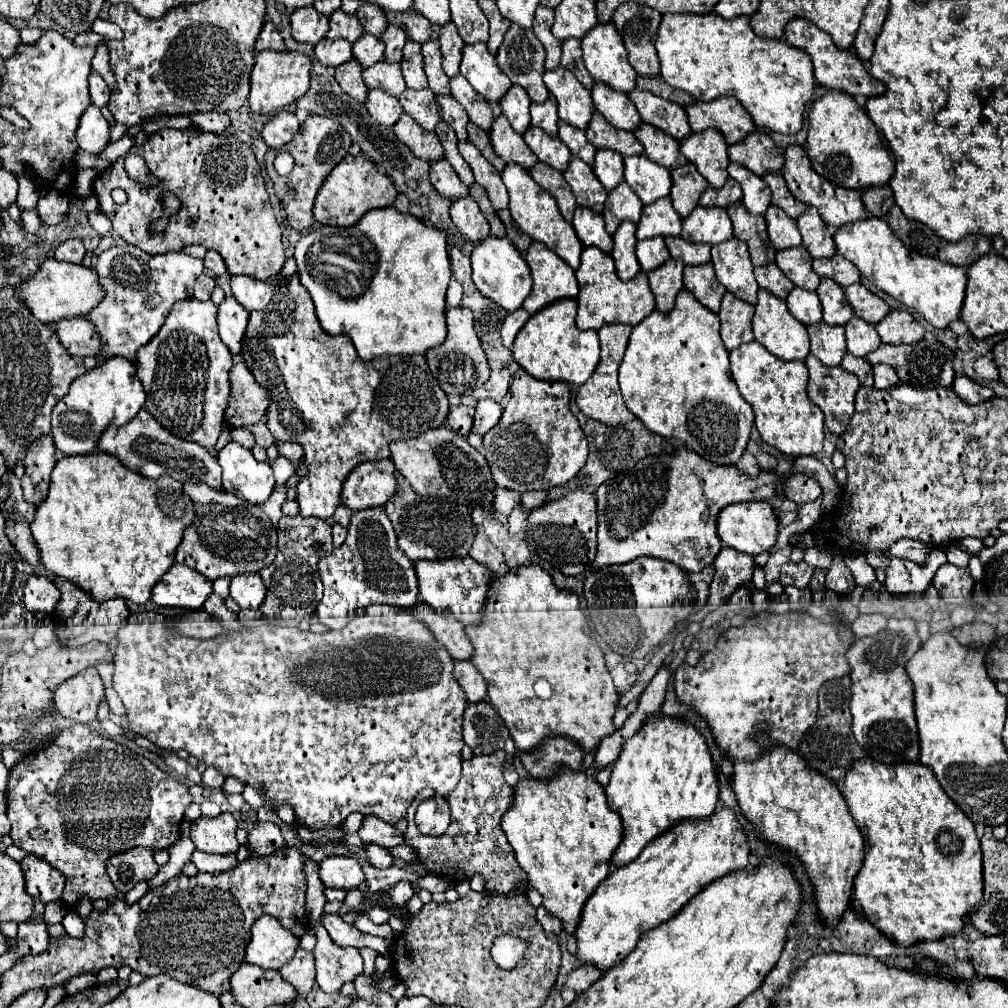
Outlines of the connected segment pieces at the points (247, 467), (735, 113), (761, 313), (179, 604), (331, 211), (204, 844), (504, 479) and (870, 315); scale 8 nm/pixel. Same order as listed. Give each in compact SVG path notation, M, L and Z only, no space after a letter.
M236 442L218 452L222 466L222 488L248 504L264 504L274 490L274 476L268 462L258 462L252 452Z
M724 96L710 102L694 102L686 108L692 132L702 132L706 128L716 128L724 134L728 144L736 144L754 130L754 122L746 108L734 98Z
M758 290L758 302L756 302L756 314L754 314L754 338L762 346L766 346L768 352L772 352L782 360L804 360L810 352L806 326L788 312L788 306L784 300L780 300L778 296L766 290Z
M174 564L152 592L152 602L168 608L200 610L206 598L212 594L212 582L200 572Z
M348 154L330 172L330 176L324 180L322 188L318 190L318 196L314 202L314 218L320 224L328 224L328 226L338 226L338 228L354 226L368 210L392 206L396 200L396 194L398 192L396 192L392 180L388 176L378 174L376 166L364 154L358 154L358 156Z
M222 812L216 818L198 818L190 826L190 838L194 846L208 854L234 854L240 844L236 840L236 820L232 814Z
M520 368L514 374L510 390L512 398L500 422L484 434L484 456L496 484L524 494L570 482L582 464L586 464L588 444L576 416L570 412L568 384L536 380Z
M862 284L844 288L844 294L848 298L848 304L854 308L854 314L870 324L878 324L890 312L888 304Z

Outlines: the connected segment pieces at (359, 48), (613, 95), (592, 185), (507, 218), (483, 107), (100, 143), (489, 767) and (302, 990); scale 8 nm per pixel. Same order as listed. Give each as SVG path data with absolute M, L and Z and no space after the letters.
M364 34L352 44L352 54L364 68L370 68L376 62L384 60L384 42L376 36Z
M596 82L592 88L594 108L616 128L620 130L634 130L640 124L638 110L630 102L624 92L612 90L610 86Z
M572 156L568 168L564 170L564 178L572 186L576 202L580 206L586 206L594 212L602 212L608 192L586 162L582 162L578 156Z
M504 208L504 210L498 210L498 216L502 218L502 222L504 222L504 226L506 226L506 232L508 232L508 240L522 252L522 254L526 254L526 250L528 250L528 246L530 246L530 242L532 242L532 238L530 236L526 236L522 230L518 230L518 226L514 224L514 220L512 220L512 216L510 216L510 210L508 208Z
M462 74L450 78L450 86L452 86L452 96L466 108L470 122L474 122L478 128L490 132L492 120L494 120L490 104L464 80Z
M88 106L84 116L80 118L80 126L76 130L76 142L80 150L88 154L100 154L110 144L110 124L102 116L98 106Z
M498 750L488 756L474 756L472 760L462 764L462 778L456 790L452 790L446 796L446 802L452 812L452 822L448 830L438 838L424 836L414 824L414 812L418 804L424 802L426 796L432 796L432 790L422 790L410 804L406 814L408 830L404 838L406 844L410 844L416 850L418 860L424 864L428 872L444 876L452 882L470 880L474 874L480 874L486 878L486 892L500 892L500 894L510 892L510 888L514 888L520 880L526 880L524 870L516 862L512 846L508 844L506 834L500 828L502 812L506 812L506 808L510 808L510 800L514 800L514 792L502 778L504 760L506 752Z
M298 948L294 958L286 966L282 966L280 974L286 982L290 982L298 990L298 996L306 996L312 990L314 976L316 976L312 952Z

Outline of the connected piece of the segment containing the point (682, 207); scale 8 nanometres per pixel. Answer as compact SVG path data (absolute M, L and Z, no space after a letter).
M684 164L672 170L672 190L670 198L674 204L674 210L686 218L698 204L700 194L708 188L706 178L694 168L694 164Z

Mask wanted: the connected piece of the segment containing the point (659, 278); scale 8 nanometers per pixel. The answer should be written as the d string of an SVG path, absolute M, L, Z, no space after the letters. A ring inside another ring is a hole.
M670 258L660 268L648 272L650 290L656 298L656 310L670 312L674 308L674 298L682 290L682 260Z

